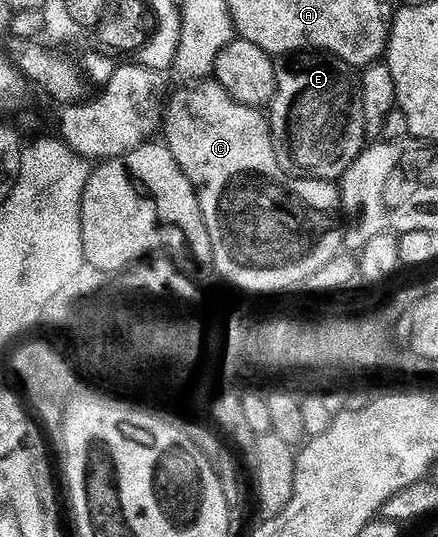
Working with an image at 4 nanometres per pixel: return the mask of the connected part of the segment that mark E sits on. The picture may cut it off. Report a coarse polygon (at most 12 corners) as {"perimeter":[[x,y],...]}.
{"perimeter":[[278,64],[271,136],[296,172],[338,180],[368,138],[356,68]]}

